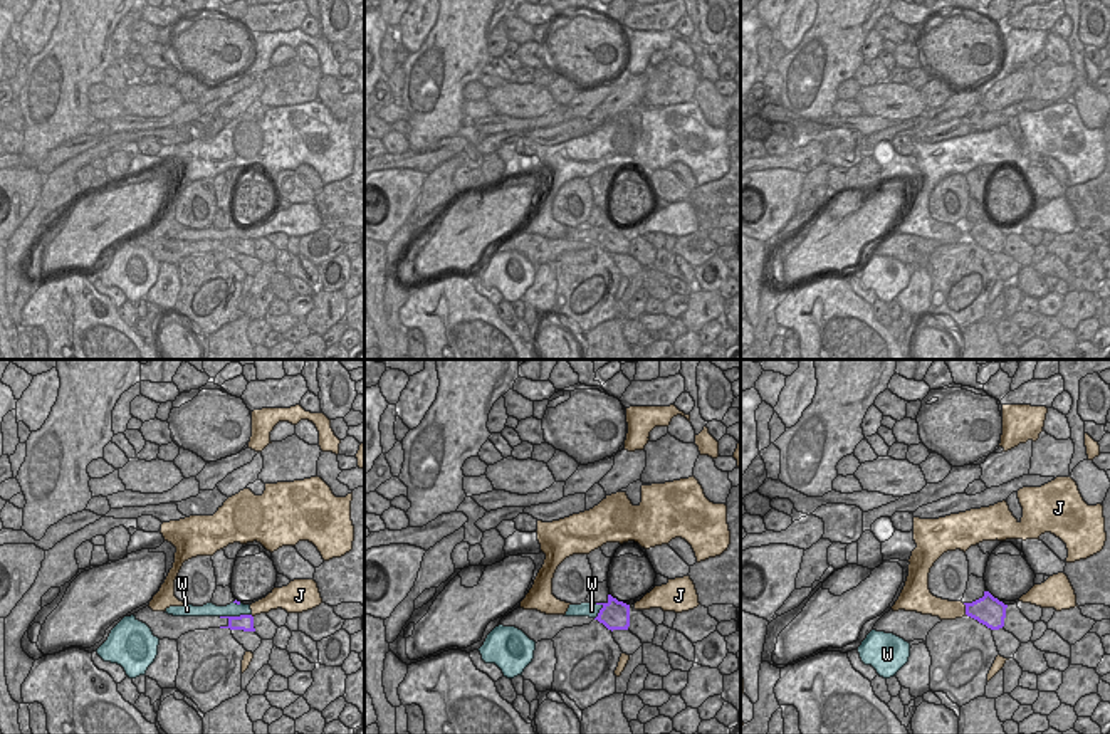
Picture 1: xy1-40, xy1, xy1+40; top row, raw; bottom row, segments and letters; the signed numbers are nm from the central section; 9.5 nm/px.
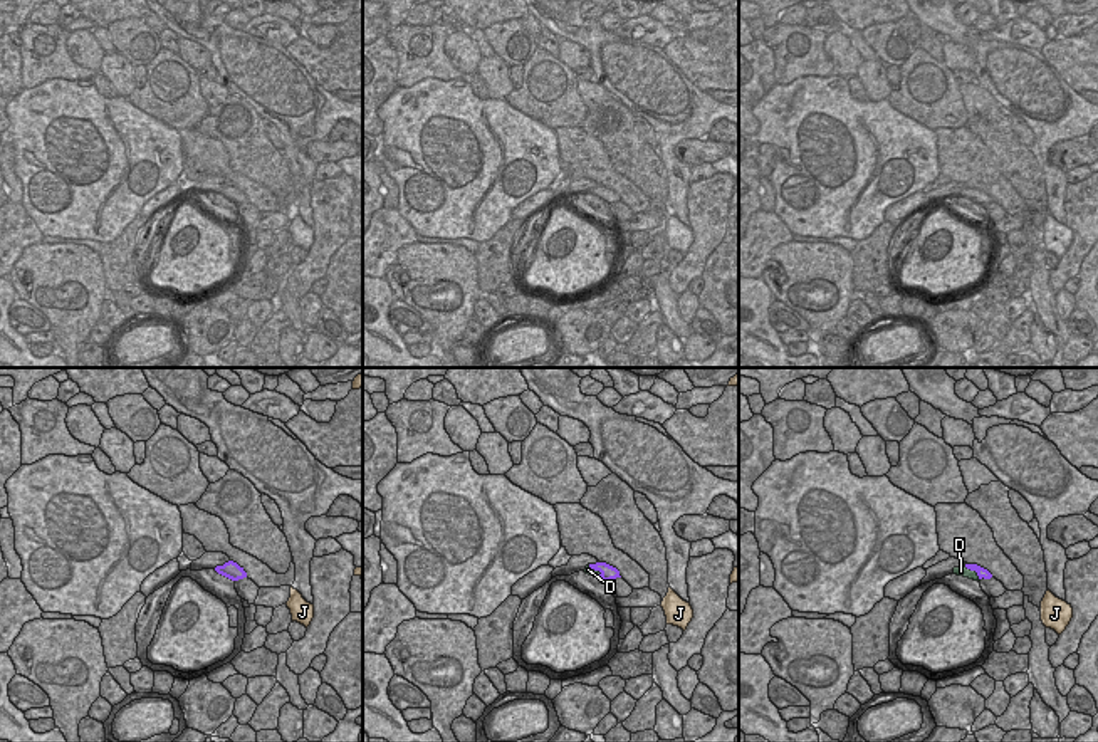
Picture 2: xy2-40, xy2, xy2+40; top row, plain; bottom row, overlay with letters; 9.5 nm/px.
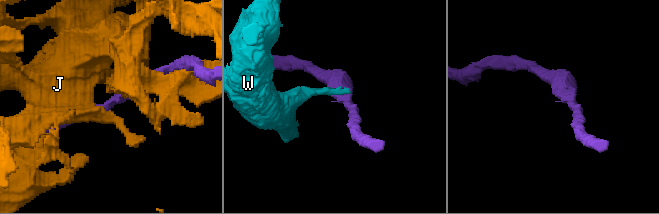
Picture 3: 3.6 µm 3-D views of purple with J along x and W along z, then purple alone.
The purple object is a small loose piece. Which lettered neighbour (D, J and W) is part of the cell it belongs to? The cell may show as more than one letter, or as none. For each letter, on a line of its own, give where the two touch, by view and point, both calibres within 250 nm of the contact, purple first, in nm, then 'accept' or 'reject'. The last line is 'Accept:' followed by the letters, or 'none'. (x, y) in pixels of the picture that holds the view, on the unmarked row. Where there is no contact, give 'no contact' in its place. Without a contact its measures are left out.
D: xy2+40 (974, 193) | 100/100 nm | accept
J: xy1+40 (966, 234) | 280/190 nm | reject
W: xy1-40 (235, 241) | 160/130 nm | reject
Accept: D

